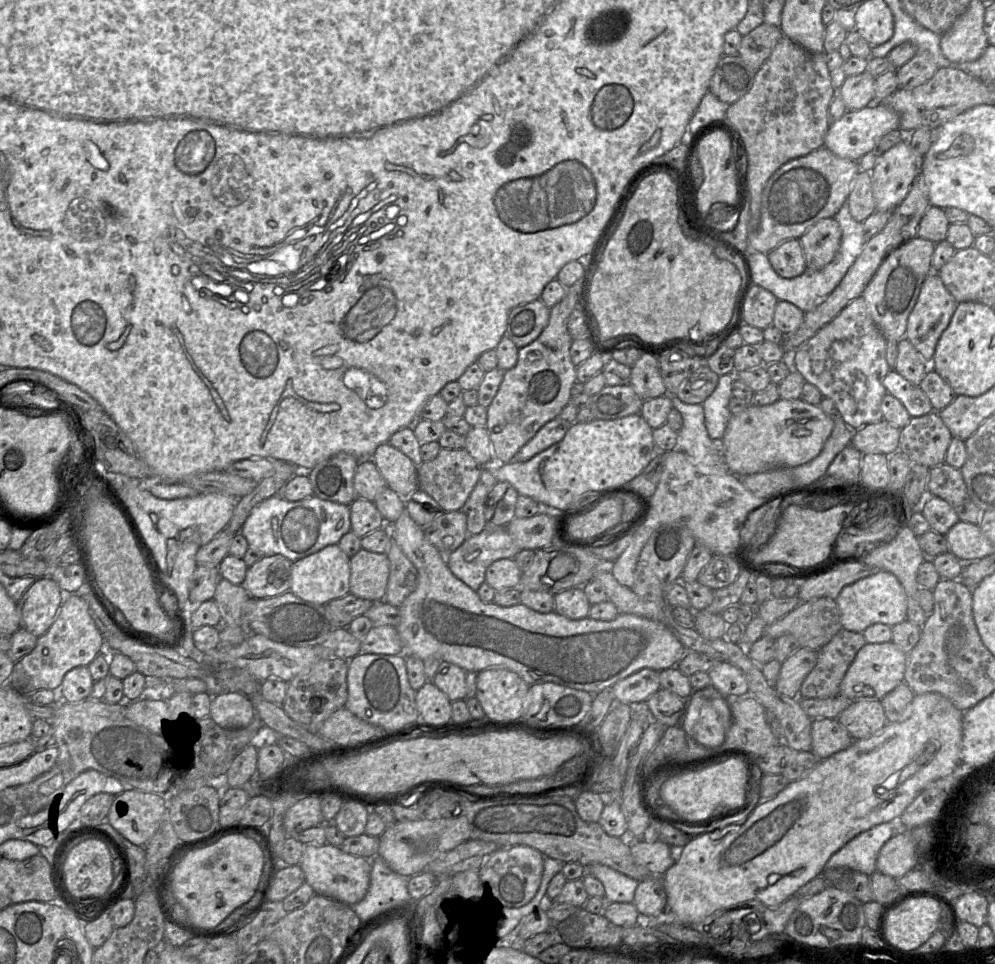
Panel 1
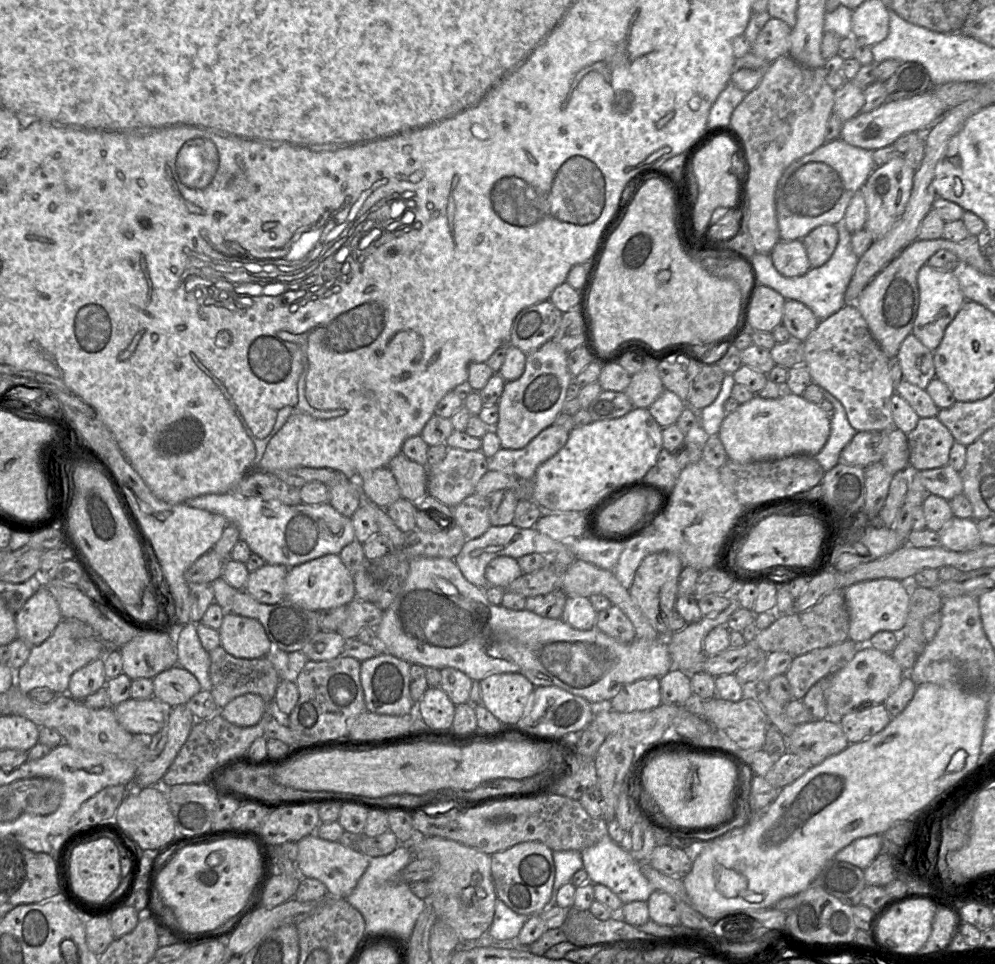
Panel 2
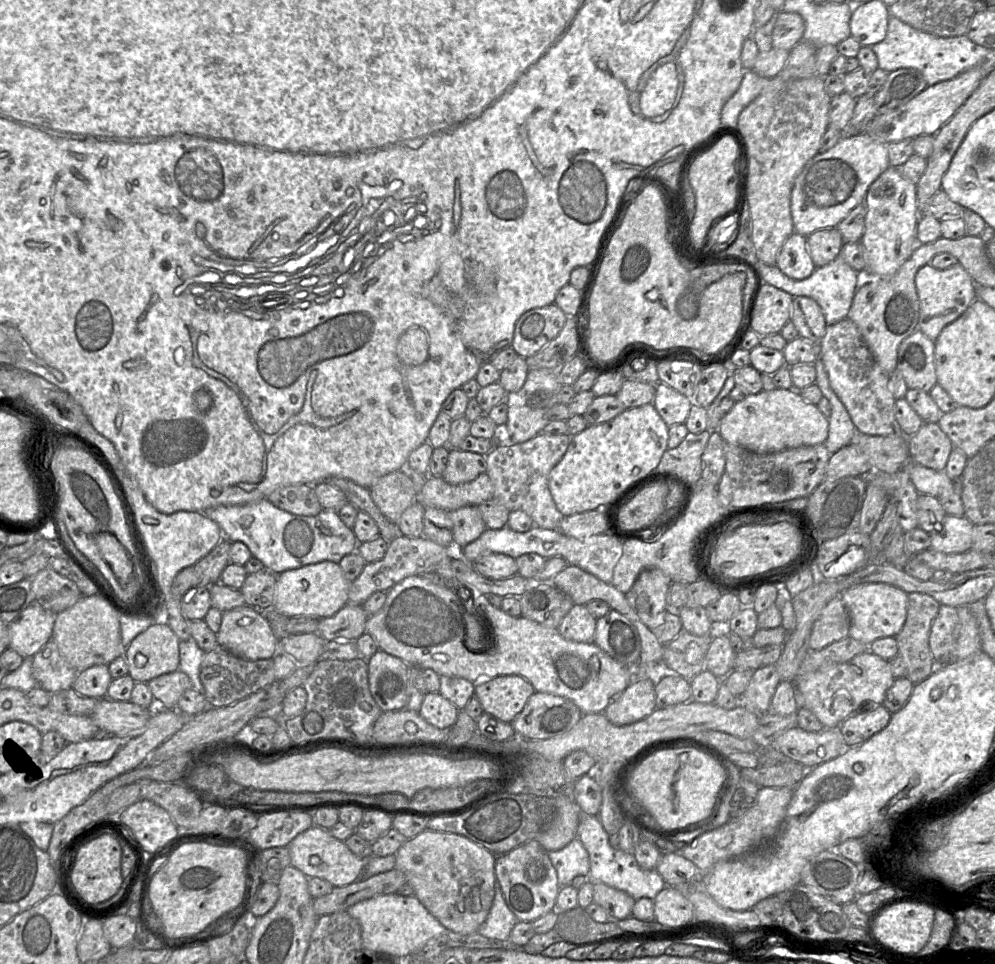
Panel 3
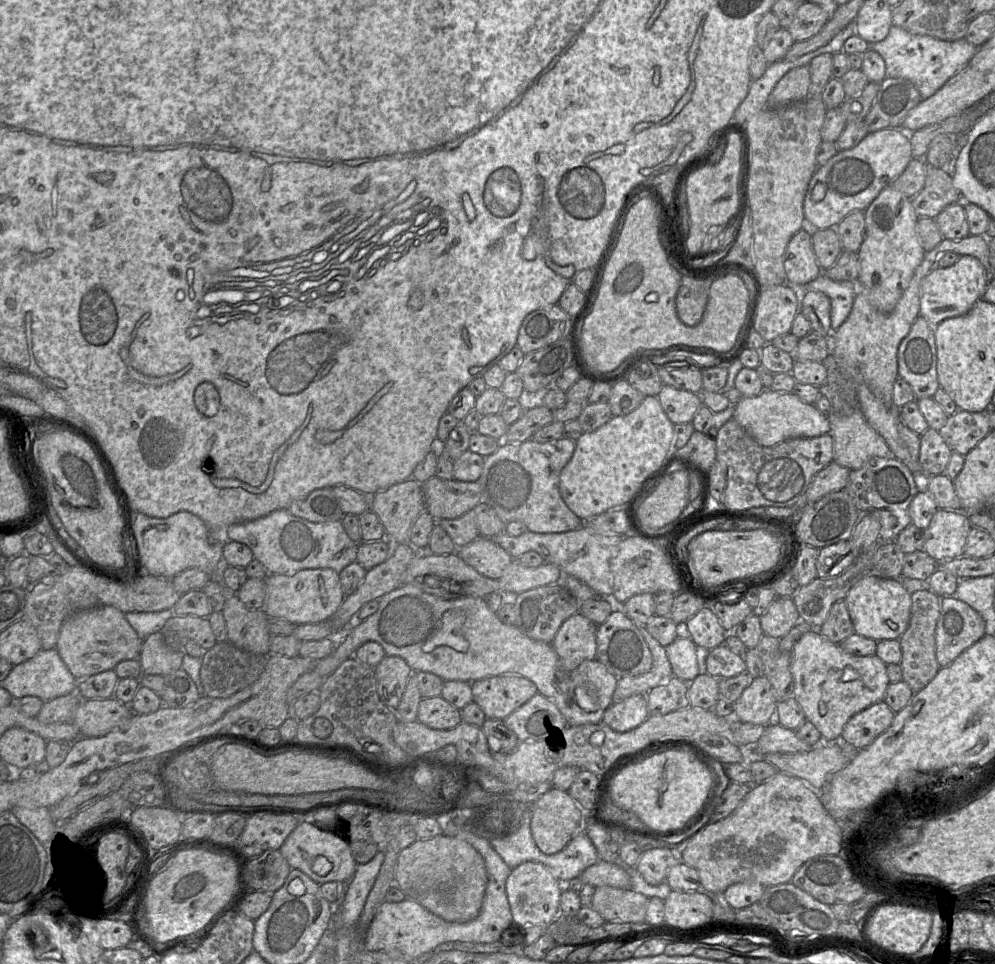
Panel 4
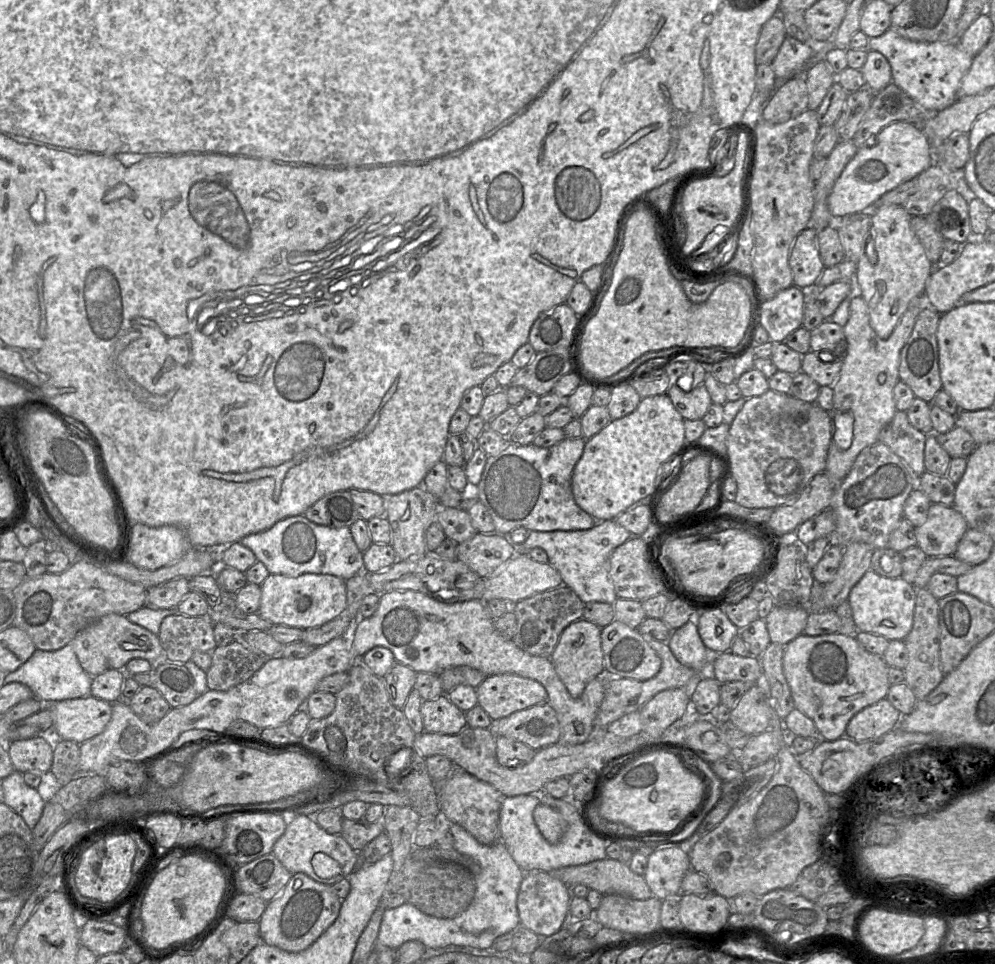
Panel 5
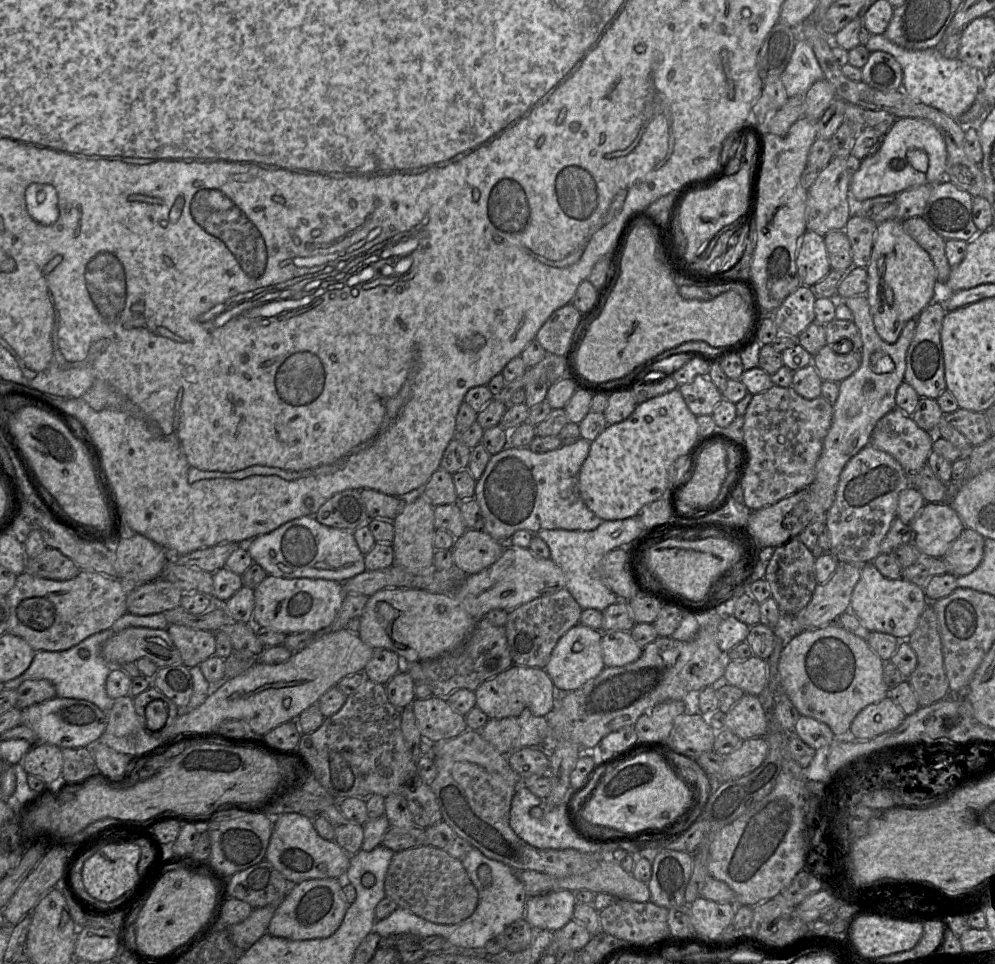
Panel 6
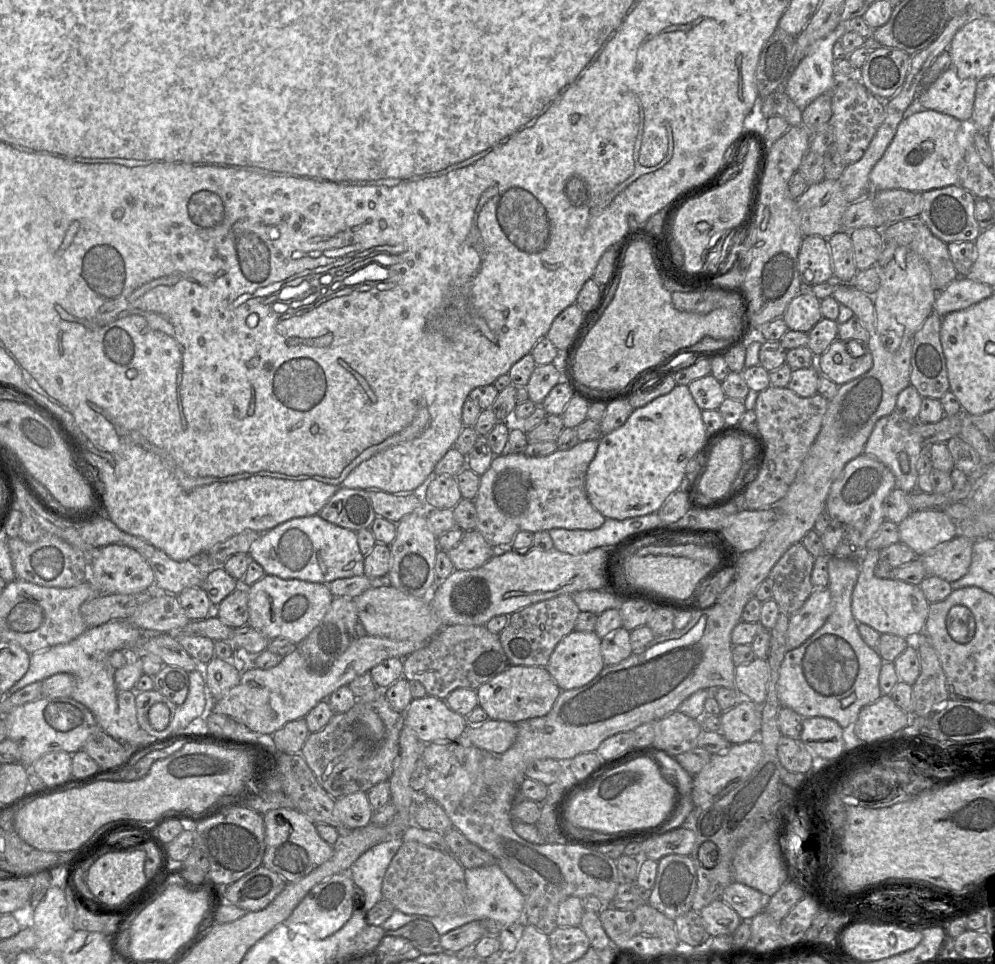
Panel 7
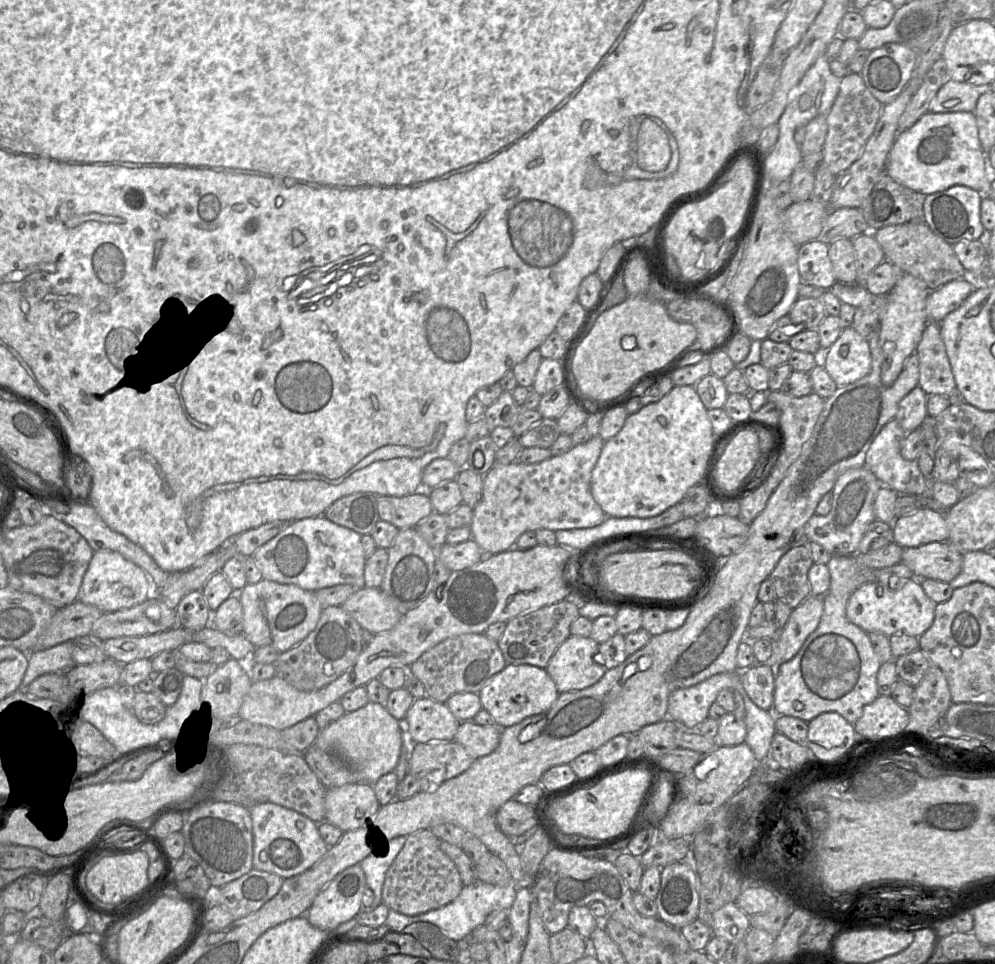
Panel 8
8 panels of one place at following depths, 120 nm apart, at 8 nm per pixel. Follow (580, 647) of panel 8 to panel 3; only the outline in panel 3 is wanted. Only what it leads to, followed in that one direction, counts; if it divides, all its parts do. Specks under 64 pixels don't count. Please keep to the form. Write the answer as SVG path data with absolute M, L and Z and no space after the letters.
M573 605L557 628L561 636L567 640L594 643L597 619L585 605Z

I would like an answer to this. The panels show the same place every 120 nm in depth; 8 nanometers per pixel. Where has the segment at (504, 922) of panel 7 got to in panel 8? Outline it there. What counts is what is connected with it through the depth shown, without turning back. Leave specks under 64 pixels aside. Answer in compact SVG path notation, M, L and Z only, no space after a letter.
M475 881L473 884L464 886L458 897L451 903L435 910L407 916L395 910L389 910L385 924L402 931L406 926L419 922L427 921L440 928L440 930L450 939L458 942L471 933L477 926L481 925L486 917L496 909L510 909L516 898L516 885L496 886L482 881Z

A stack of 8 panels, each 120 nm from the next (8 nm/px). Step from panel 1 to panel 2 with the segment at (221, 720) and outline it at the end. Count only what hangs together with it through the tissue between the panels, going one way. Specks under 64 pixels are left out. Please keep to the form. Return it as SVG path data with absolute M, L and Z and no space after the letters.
M251 693L234 698L219 710L225 720L241 727L256 725L264 712L266 712L264 700L259 695Z

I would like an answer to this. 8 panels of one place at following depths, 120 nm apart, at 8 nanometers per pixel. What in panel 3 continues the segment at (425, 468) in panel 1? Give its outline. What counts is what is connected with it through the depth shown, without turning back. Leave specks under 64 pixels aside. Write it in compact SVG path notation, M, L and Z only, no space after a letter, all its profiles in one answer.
M451 449L446 469L441 477L451 485L471 482L486 473L486 455Z

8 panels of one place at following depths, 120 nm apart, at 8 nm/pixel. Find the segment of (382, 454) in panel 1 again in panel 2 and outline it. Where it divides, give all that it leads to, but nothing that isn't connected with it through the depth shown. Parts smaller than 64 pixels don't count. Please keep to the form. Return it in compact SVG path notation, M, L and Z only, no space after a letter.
M403 453L395 456L387 466L395 476L401 497L416 504L427 494L428 469Z

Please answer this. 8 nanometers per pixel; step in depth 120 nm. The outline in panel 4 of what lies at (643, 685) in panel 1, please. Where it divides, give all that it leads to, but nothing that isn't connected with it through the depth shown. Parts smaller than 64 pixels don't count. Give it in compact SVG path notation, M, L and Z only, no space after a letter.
M635 694L605 711L602 722L617 732L628 732L640 726L650 716L646 694Z

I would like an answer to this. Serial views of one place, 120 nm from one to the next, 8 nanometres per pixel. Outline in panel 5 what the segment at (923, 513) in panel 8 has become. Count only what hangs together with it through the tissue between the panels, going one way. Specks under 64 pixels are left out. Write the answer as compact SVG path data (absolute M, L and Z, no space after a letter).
M931 503L926 521L915 528L917 546L928 558L954 556L968 529L967 521L953 506Z

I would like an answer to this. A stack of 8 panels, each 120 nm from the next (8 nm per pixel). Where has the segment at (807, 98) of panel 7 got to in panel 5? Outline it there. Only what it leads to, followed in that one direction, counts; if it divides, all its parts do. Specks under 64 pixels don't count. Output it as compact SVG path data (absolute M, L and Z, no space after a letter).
M787 35L770 66L777 78L792 78L805 73L813 55L812 47Z

